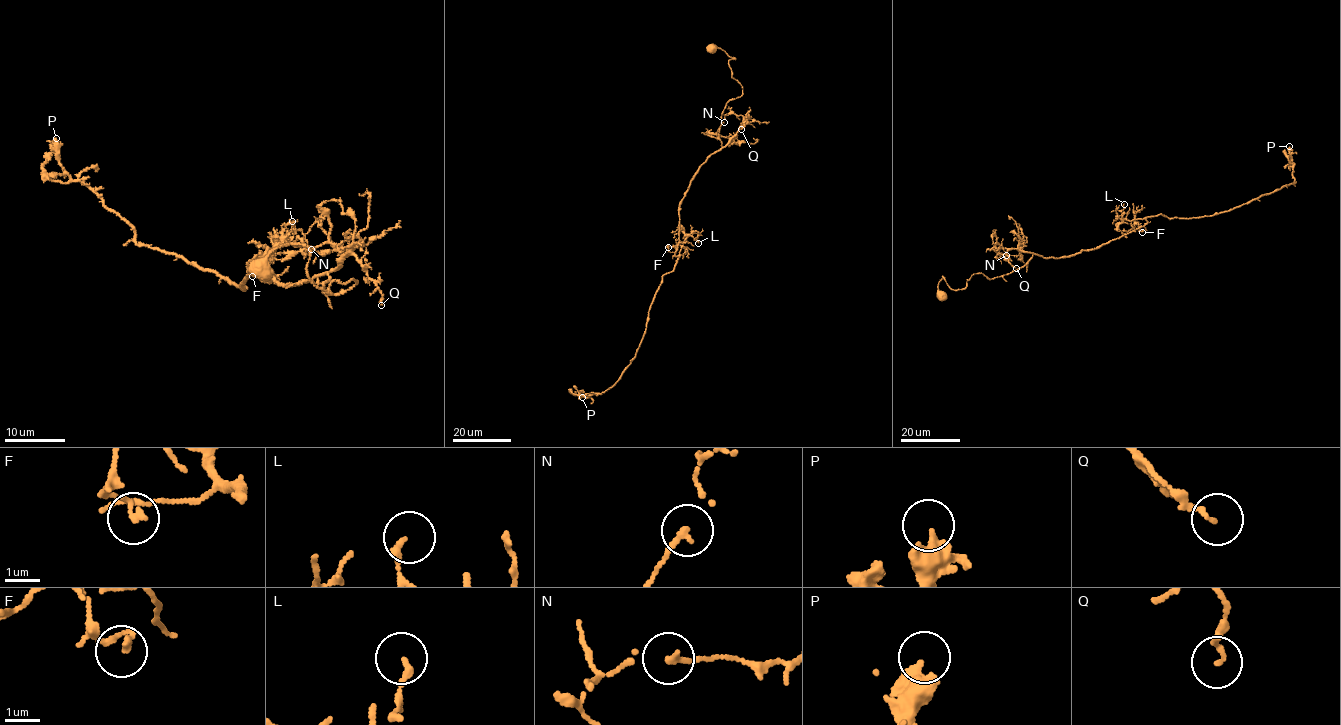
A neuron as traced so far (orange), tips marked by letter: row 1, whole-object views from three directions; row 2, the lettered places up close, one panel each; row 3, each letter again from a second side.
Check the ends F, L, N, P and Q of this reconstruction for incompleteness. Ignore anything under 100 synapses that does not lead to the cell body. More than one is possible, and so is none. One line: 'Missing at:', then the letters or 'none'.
Missing at: none

